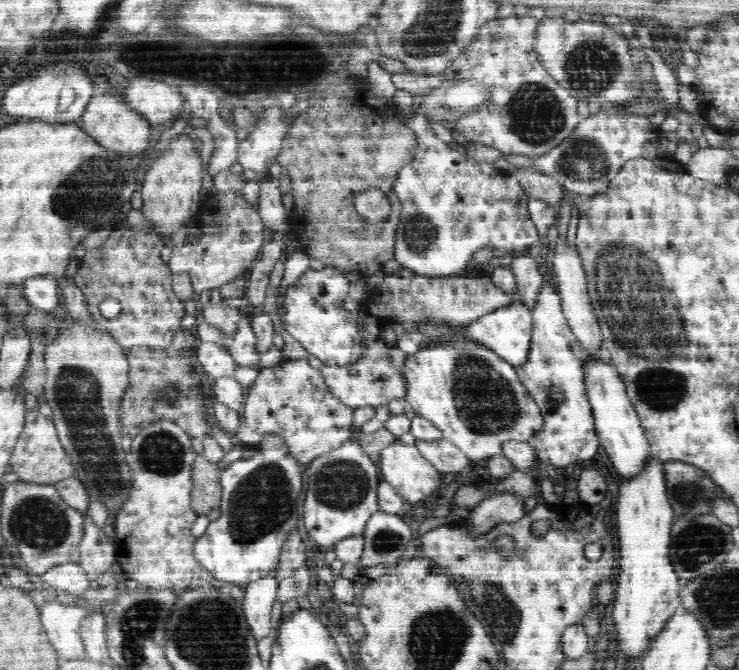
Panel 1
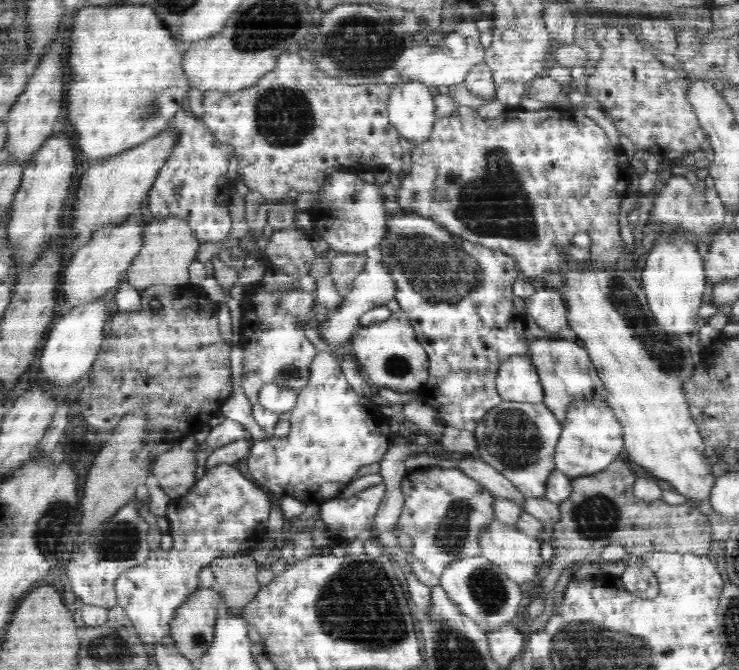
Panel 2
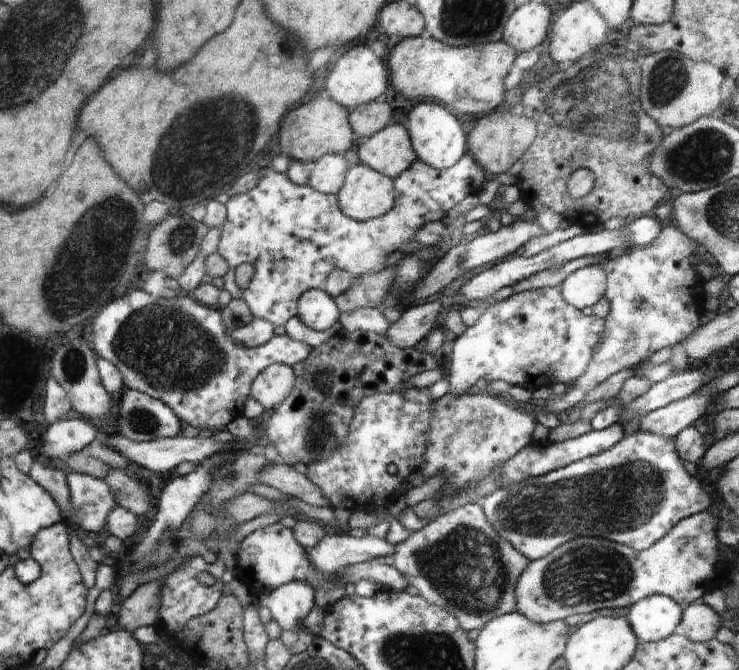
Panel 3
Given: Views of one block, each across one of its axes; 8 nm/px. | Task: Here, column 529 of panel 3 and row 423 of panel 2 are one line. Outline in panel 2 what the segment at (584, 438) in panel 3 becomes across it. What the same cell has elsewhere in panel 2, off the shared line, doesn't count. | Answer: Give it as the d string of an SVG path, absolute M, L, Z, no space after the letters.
M416 213L390 214L384 240L378 244L384 267L396 281L395 298L406 313L429 359L428 382L418 392L424 402L440 414L446 426L474 432L484 416L502 402L496 378L500 366L512 356L527 356L526 319L512 303L512 284L520 274L516 259L500 250L492 250L453 235L433 218Z

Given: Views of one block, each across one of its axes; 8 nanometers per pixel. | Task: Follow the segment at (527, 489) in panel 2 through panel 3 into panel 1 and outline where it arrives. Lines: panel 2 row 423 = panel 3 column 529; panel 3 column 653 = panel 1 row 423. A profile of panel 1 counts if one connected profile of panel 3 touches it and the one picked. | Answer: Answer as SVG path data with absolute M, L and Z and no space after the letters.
M431 323L422 324L414 331L428 337L428 347L409 355L408 363L404 366L407 378L407 406L416 415L432 422L443 433L443 438L453 442L470 460L500 456L503 454L505 443L528 442L543 430L543 413L520 382L518 368L512 367L512 364L506 363L506 360L500 359L496 353L473 340L463 340L465 336L457 336L456 328Z

